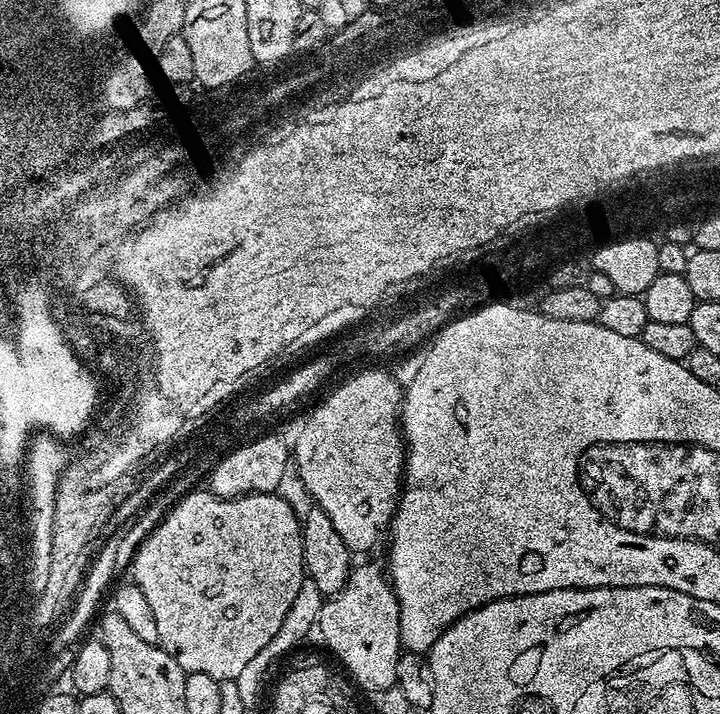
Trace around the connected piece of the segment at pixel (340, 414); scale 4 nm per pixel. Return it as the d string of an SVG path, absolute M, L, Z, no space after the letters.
M368 366L365 372L360 372L357 376L349 378L345 384L340 384L312 413L308 416L308 421L300 428L300 433L294 440L294 464L296 460L296 472L300 475L299 483L308 491L309 497L314 501L315 507L326 510L326 515L330 517L330 522L342 534L342 542L354 554L368 552L380 540L380 535L385 535L386 529L392 523L392 515L396 513L396 502L400 499L402 491L402 481L404 479L404 438L400 430L400 402L402 399L402 384L399 384L388 372L379 372L378 367Z

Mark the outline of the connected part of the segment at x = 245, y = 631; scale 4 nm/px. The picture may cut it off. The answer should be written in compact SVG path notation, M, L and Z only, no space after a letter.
M211 491L192 492L189 496L184 496L172 509L168 512L168 517L149 534L139 541L135 550L135 555L130 563L131 583L137 584L142 590L142 594L146 596L146 602L150 604L150 614L154 616L154 622L158 628L158 643L165 652L169 652L178 662L178 666L185 674L197 672L198 674L210 674L210 678L215 680L234 680L238 678L238 674L242 674L242 669L248 665L250 658L254 658L254 654L258 654L258 650L262 650L274 638L274 634L278 634L278 630L282 626L282 622L286 618L286 614L290 614L290 606L294 606L294 598L298 598L298 594L302 591L306 584L306 573L304 571L304 559L302 558L302 534L300 533L301 517L294 511L290 505L283 500L276 492L250 492L247 496L236 496L233 500L222 500L218 496L213 496Z

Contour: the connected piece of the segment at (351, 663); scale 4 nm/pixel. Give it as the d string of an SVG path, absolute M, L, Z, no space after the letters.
M357 563L348 574L344 589L327 597L320 608L320 636L344 663L360 688L375 694L397 683L400 643L400 607L385 569L376 564Z

